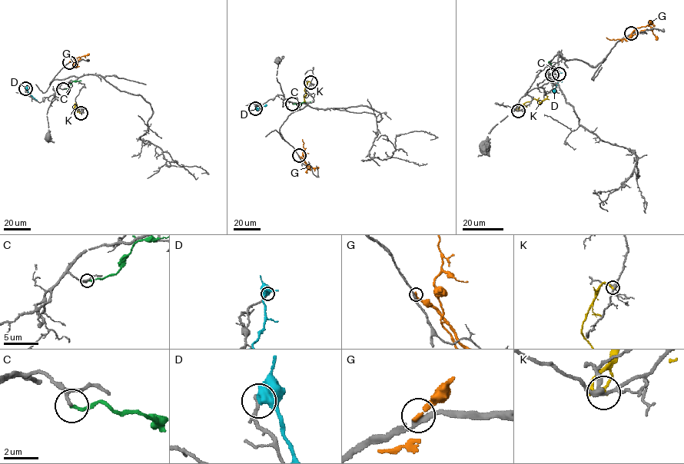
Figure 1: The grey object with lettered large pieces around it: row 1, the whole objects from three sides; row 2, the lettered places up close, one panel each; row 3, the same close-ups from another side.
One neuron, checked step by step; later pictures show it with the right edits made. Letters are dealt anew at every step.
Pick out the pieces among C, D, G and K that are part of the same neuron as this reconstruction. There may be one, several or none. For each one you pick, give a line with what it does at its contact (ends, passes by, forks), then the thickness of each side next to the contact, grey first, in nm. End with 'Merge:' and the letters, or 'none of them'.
Merge: none of them

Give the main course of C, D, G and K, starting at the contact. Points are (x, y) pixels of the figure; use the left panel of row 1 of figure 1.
C: (63, 89), (68, 87), (73, 81), (81, 81)
D: (25, 88), (37, 101)
G: (69, 62), (80, 57), (74, 61), (74, 66), (73, 64)
K: (81, 113), (76, 104), (74, 108), (75, 103)

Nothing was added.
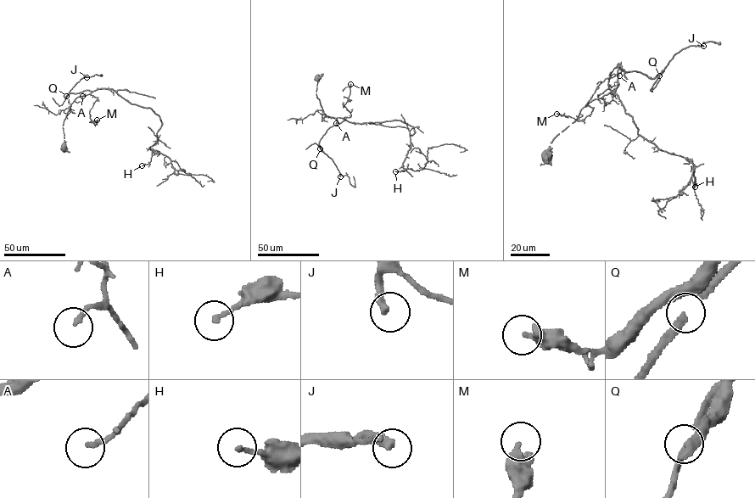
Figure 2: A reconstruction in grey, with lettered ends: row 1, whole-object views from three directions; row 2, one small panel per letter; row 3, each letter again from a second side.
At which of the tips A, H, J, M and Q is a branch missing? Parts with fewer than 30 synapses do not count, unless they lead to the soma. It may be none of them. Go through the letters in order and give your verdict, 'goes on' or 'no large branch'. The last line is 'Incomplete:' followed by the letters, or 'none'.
A: no large branch
H: no large branch
J: goes on
M: no large branch
Q: no large branch
Incomplete: J

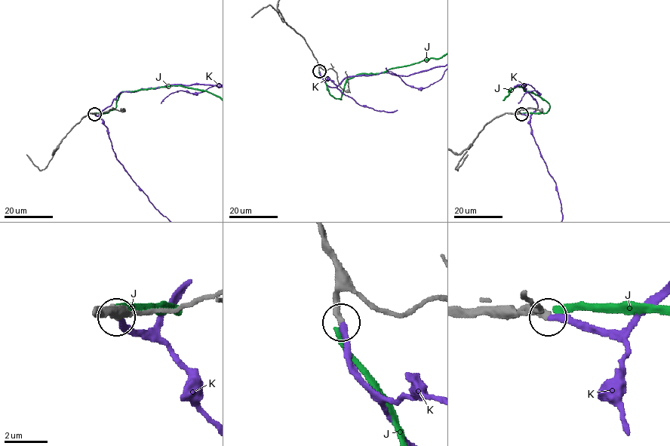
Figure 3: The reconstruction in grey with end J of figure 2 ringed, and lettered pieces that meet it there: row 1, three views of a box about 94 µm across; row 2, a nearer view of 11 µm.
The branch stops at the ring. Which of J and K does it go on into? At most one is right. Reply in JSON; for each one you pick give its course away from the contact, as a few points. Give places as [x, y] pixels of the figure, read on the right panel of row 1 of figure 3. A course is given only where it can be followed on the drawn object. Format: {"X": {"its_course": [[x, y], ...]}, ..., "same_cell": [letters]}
{"same_cell": ["K"]}

